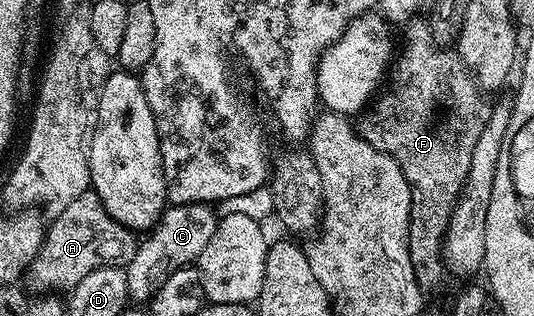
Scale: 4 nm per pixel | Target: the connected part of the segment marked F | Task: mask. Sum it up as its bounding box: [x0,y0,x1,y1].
[358,20,493,291]

